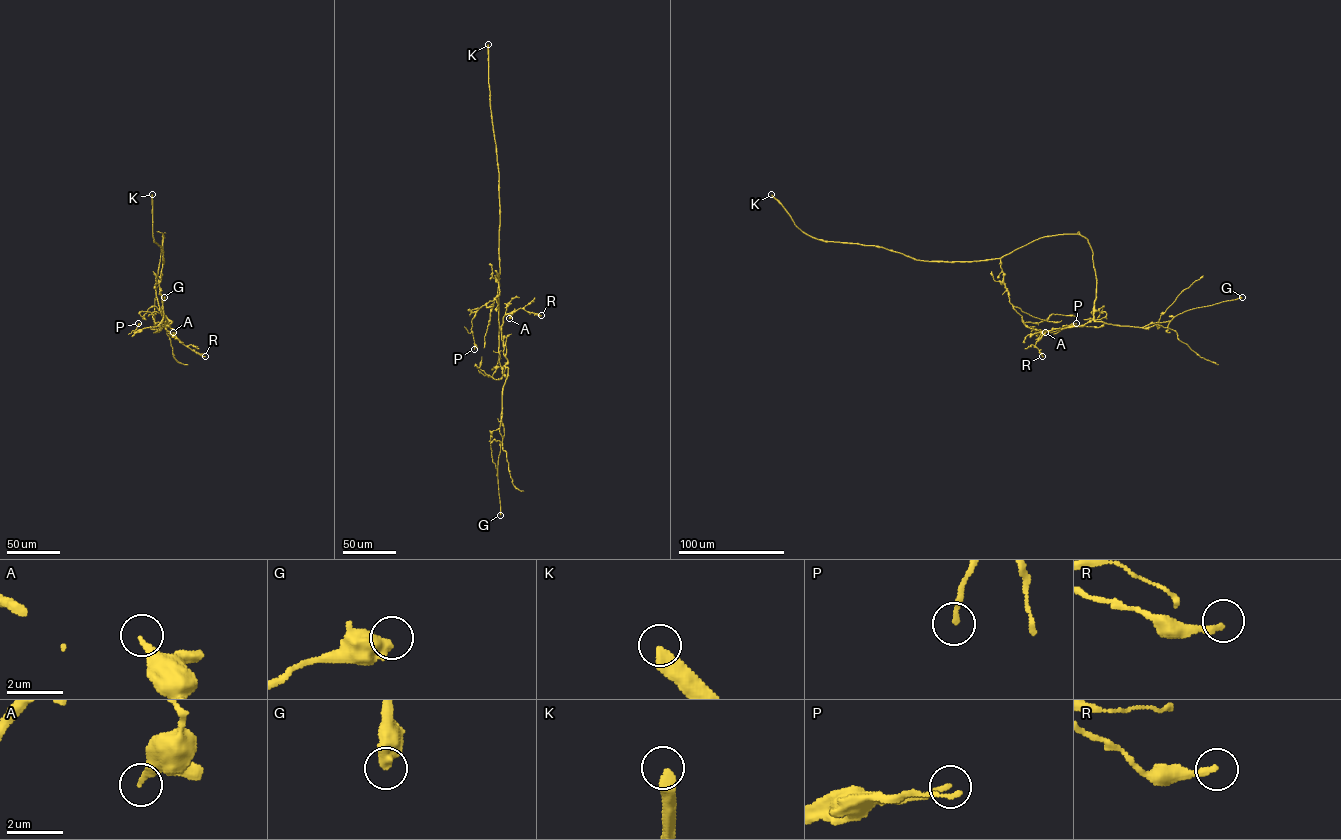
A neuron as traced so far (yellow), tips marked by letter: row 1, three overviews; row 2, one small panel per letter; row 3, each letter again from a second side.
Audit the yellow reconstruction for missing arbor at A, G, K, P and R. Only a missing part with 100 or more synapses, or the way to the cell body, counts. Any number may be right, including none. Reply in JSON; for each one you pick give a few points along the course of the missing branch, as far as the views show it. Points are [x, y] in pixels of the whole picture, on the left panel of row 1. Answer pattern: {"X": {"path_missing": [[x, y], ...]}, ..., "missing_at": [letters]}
{"missing_at": ["K"]}

